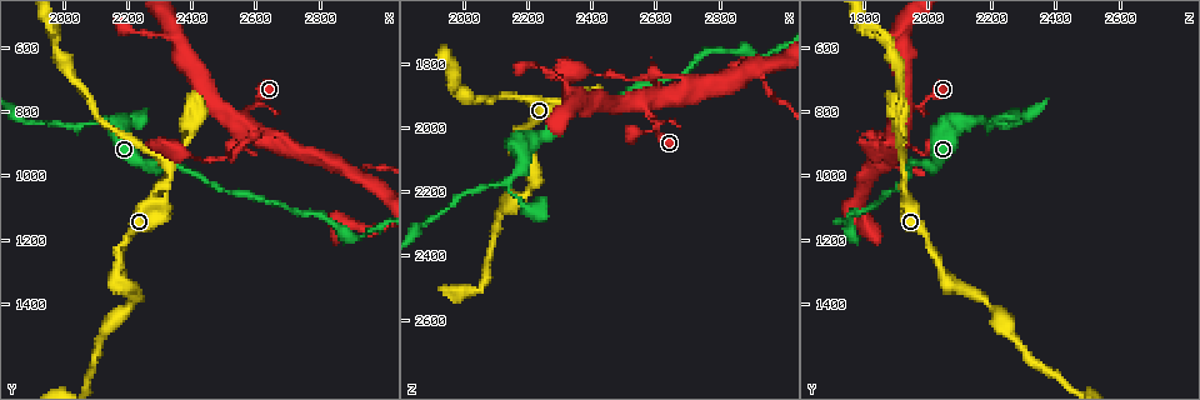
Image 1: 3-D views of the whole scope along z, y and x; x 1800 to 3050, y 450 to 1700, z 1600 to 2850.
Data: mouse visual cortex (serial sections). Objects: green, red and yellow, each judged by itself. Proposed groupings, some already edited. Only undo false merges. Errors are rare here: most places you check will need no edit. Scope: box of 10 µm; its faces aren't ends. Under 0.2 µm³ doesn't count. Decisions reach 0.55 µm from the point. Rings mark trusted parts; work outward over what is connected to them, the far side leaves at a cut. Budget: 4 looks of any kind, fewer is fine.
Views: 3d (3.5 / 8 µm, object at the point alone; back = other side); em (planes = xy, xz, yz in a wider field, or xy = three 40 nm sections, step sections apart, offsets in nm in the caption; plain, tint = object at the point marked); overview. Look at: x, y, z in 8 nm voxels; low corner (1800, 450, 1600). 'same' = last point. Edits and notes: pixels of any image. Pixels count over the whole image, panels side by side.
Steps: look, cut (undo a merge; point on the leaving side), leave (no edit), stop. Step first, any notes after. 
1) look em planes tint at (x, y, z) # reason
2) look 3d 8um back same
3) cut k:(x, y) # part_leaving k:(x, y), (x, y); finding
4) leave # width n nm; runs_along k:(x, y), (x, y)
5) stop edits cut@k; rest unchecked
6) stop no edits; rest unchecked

look em xy step 1 tint at (2620, 900, 1880) # abrupt turn

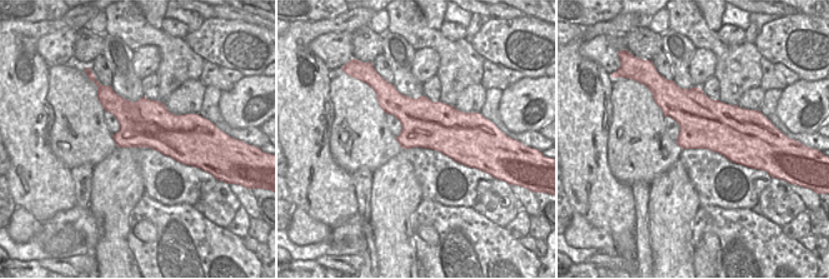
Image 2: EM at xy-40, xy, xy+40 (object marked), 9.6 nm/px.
look 3d 3.5um same

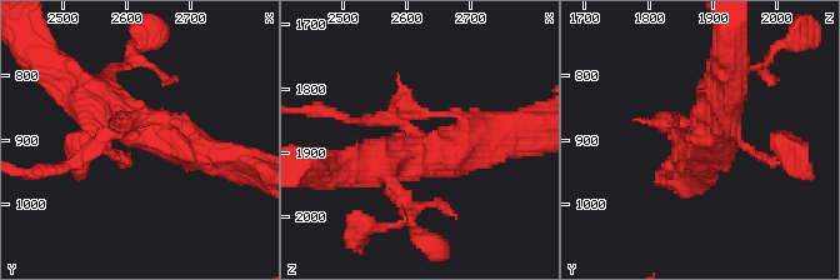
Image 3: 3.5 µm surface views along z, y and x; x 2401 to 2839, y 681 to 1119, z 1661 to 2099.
leave # runs_along 3:(726, 88), (679, 169); one cell here

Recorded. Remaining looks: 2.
look 3d 3.5um at (2130, 830, 2170) # abrupt turn

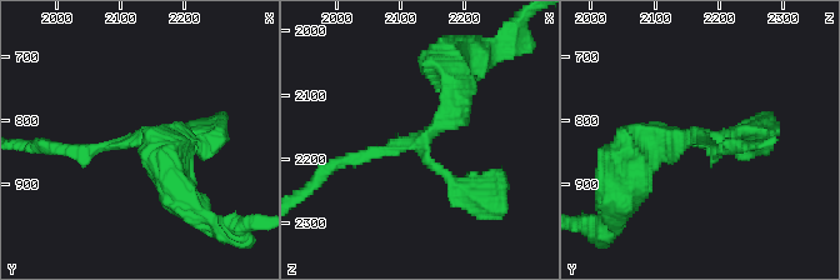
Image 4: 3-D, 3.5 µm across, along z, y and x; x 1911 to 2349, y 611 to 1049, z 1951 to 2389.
look em xy step 5 tint at (2135, 830, 2170) # now the EM

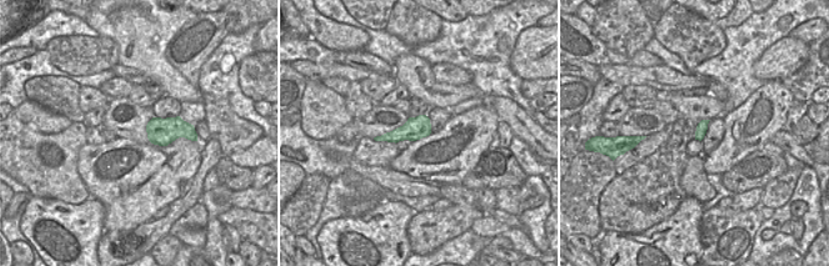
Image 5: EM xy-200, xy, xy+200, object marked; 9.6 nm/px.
leave # width 220 nm; runs_along 4:(453, 74), (425, 158), (479, 195); continuous, no second cell

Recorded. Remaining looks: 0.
stop no edits; rest unchecked

